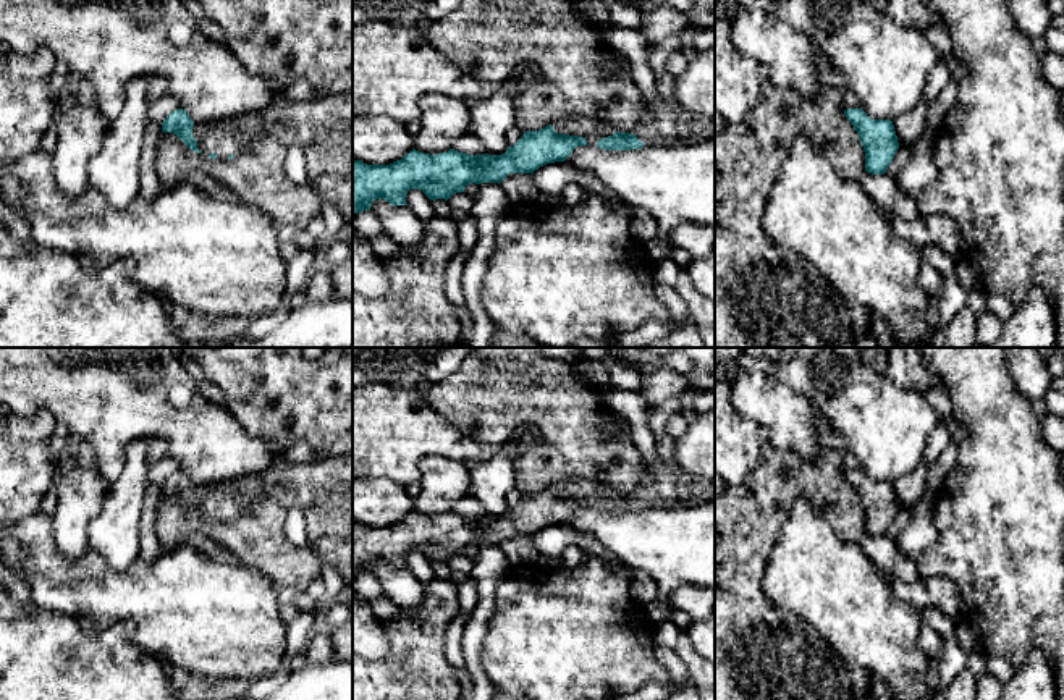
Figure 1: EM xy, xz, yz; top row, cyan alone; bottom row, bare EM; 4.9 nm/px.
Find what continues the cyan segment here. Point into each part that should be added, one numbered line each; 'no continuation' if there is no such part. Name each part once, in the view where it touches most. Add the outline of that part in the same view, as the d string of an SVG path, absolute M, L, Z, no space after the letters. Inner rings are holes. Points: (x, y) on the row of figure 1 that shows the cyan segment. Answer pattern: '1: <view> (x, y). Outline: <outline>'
1: xz (594, 130). Outline: M568 115L558 118L551 126L558 134L582 136L589 145L597 145L600 139L616 133L610 123L585 115Z

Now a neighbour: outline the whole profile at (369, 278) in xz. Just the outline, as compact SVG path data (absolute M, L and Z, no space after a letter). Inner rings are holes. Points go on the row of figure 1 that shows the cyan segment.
M353 234L353 291L375 299L388 294L390 281L370 241Z

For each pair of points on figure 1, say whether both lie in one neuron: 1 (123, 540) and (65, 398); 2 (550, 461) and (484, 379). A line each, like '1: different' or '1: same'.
1: different
2: same

